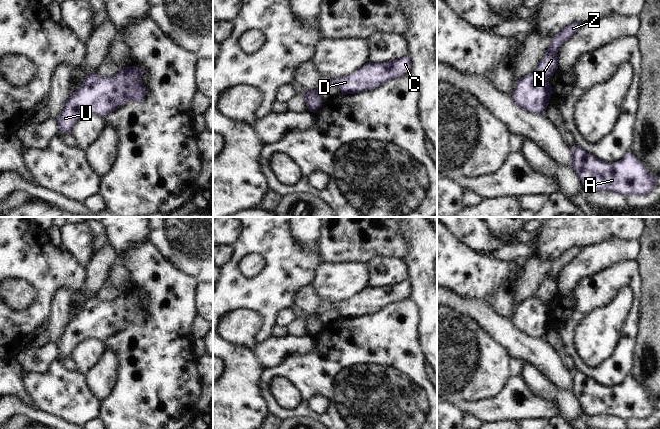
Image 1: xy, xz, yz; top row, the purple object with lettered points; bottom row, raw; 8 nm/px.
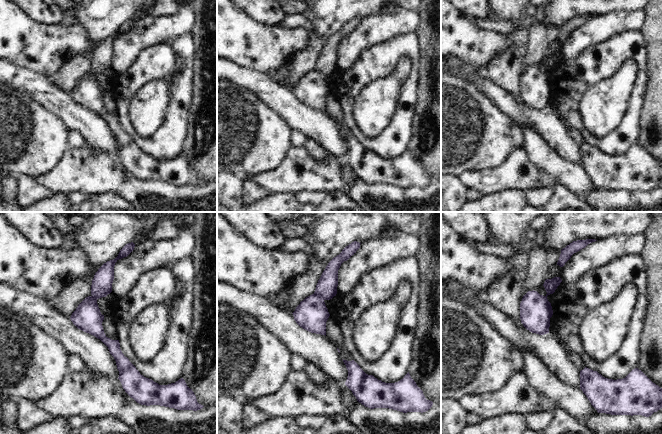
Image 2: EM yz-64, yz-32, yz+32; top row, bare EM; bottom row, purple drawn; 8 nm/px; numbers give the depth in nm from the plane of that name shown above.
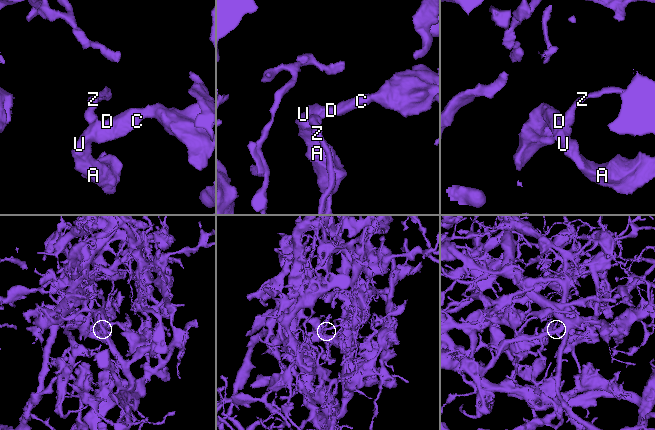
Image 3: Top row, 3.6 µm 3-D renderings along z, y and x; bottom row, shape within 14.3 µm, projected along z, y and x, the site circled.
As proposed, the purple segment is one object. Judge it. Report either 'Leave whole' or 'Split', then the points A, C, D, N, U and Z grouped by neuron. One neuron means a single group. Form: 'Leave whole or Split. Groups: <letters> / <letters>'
Split. Groups: A C D U / N Z

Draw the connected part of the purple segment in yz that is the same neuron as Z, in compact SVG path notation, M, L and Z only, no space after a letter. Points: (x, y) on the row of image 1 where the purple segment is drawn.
M572 22L565 26L560 33L556 34L550 47L541 59L534 73L539 74L541 78L549 83L550 78L558 69L557 53L563 43L567 42L584 24L579 22Z

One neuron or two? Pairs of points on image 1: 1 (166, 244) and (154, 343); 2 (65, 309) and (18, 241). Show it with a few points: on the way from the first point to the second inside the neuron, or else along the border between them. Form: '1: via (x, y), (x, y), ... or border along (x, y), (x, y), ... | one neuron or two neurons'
1: border along (148, 240), (182, 271) | two neurons
2: border along (73, 292), (68, 289), (60, 289), (56, 293) | two neurons

